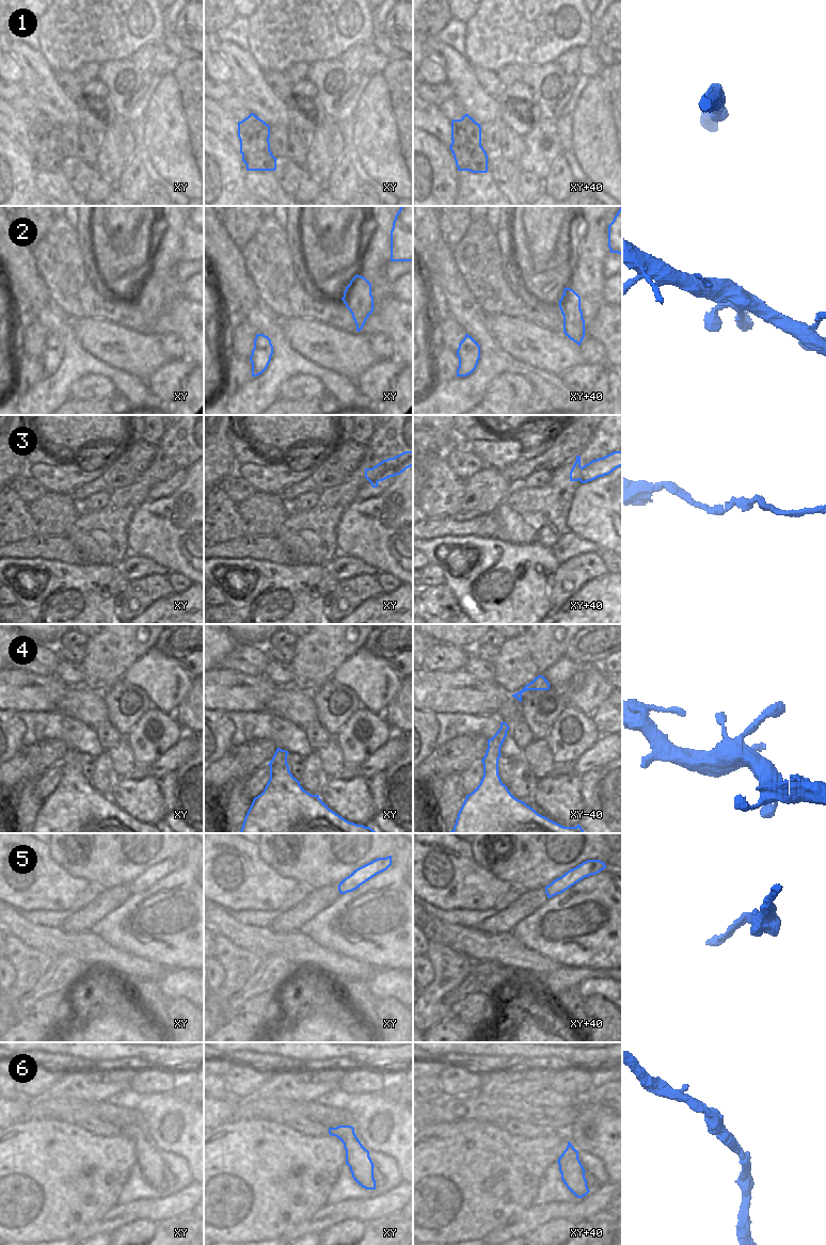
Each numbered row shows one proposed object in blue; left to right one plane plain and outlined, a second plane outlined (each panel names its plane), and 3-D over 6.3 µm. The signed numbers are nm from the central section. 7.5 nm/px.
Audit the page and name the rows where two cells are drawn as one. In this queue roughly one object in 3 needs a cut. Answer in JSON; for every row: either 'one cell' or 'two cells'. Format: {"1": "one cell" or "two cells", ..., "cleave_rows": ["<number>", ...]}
{"1": "one cell", "2": "one cell", "3": "one cell", "4": "one cell", "5": "one cell", "6": "one cell", "cleave_rows": []}

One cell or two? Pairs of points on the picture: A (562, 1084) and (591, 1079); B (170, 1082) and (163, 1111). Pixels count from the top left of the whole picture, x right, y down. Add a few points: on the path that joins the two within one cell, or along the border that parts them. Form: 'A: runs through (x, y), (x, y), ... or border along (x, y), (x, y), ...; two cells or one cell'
A: runs through (570, 1081), (584, 1079); one cell
B: border along (172, 1092), (141, 1094); two cells

